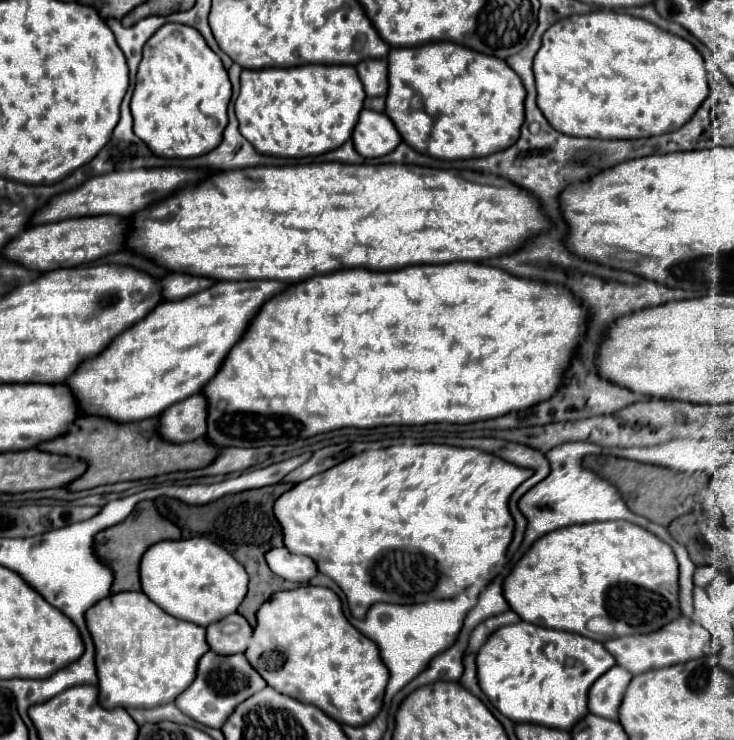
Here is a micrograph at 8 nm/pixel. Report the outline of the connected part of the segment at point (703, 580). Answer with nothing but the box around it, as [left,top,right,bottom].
[693,565,717,587]

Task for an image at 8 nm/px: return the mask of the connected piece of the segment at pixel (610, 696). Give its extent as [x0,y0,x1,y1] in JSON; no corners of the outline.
[589,665,633,719]

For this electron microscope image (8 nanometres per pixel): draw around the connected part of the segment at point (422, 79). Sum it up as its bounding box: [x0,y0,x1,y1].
[385,43,523,159]

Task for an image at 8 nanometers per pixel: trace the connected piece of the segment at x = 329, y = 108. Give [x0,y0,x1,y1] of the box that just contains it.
[235,65,365,157]

